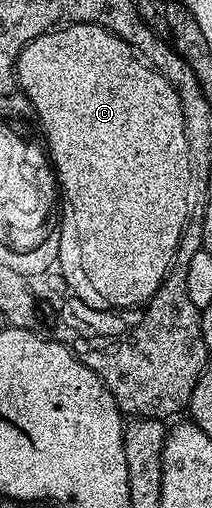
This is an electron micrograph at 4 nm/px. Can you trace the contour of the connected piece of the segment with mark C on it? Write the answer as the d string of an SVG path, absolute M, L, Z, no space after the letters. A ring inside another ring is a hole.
M78 23L73 25L61 25L57 28L48 30L47 33L38 35L38 39L34 39L20 52L20 58L16 60L16 81L20 84L20 89L32 100L32 112L35 120L40 120L40 125L44 128L44 137L48 140L46 144L47 152L50 154L50 164L55 172L55 178L60 188L60 196L62 198L62 212L60 214L60 229L62 231L60 256L58 260L58 268L60 267L59 276L69 290L72 291L74 297L78 300L84 301L90 307L101 310L124 310L134 309L136 306L142 306L156 294L158 287L168 277L168 271L172 268L172 263L176 259L176 249L180 246L180 236L184 233L184 225L188 222L188 214L190 206L188 206L188 193L190 197L190 190L192 184L190 183L190 147L188 146L188 136L186 135L186 123L182 115L182 103L176 94L176 88L163 77L158 70L152 68L147 61L141 59L136 50L132 46L126 44L121 37L114 35L109 29L104 29L100 25L91 25L90 23Z

